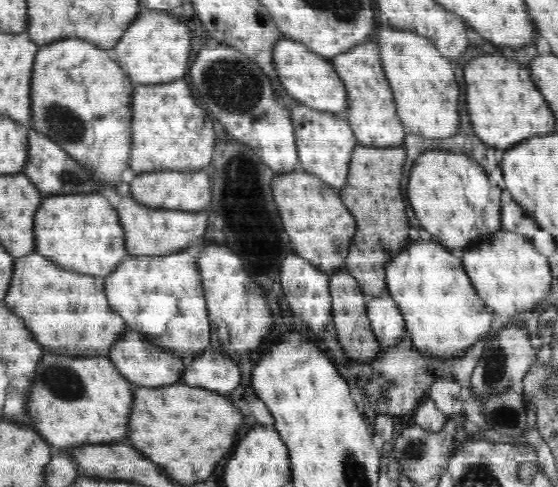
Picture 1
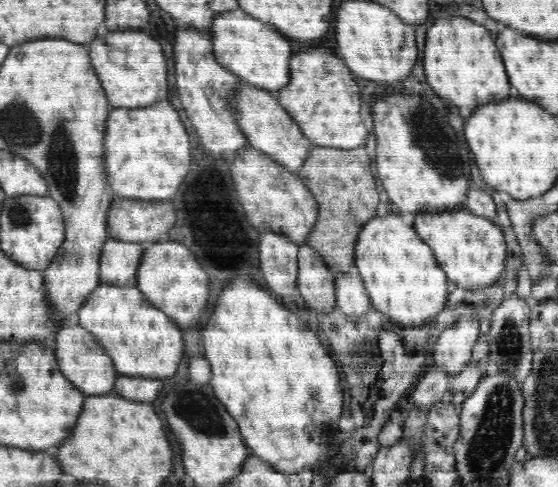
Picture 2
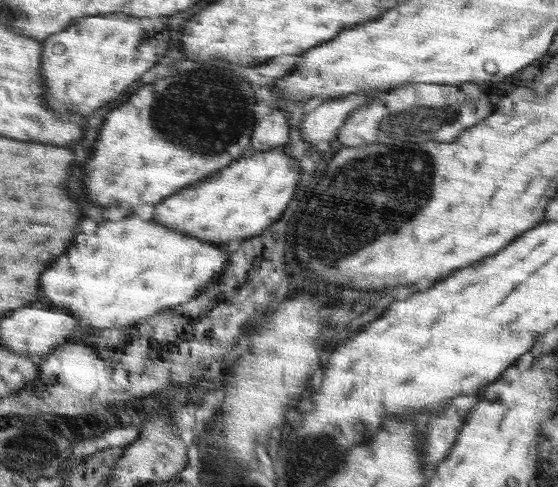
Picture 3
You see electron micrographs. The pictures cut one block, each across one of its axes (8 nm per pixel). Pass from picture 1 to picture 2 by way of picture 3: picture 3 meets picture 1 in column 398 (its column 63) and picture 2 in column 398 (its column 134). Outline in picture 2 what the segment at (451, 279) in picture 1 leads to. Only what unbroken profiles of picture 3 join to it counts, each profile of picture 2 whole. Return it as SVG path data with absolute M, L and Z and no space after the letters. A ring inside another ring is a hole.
M392 214L384 217L376 216L365 224L355 244L354 271L361 276L373 308L385 314L387 318L396 320L398 324L422 326L428 318L432 318L446 306L448 300L446 284L449 279L447 274L438 264L434 251L418 237L413 227L404 224L400 216L392 216Z

